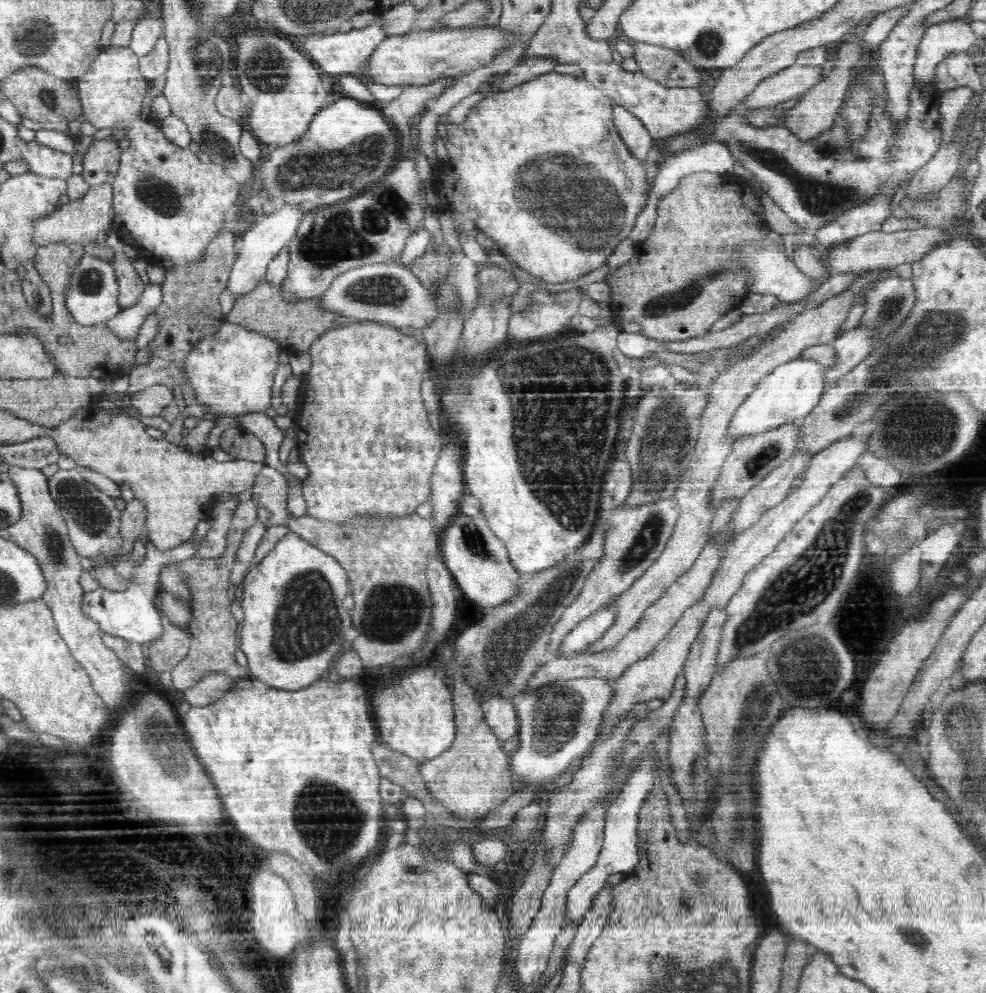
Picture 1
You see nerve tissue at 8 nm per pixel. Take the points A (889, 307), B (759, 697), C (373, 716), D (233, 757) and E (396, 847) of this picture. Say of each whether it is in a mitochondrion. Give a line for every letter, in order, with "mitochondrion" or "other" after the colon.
A: mitochondrion
B: mitochondrion
C: other
D: other
E: other

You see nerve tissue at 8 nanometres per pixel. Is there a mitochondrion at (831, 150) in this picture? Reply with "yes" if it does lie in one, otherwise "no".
yes

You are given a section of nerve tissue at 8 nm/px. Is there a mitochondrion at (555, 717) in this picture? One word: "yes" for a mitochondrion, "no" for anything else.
yes

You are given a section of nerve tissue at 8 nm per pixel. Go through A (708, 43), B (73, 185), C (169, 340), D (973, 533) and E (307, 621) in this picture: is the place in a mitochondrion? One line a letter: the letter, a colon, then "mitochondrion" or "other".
A: mitochondrion
B: other
C: other
D: other
E: mitochondrion

